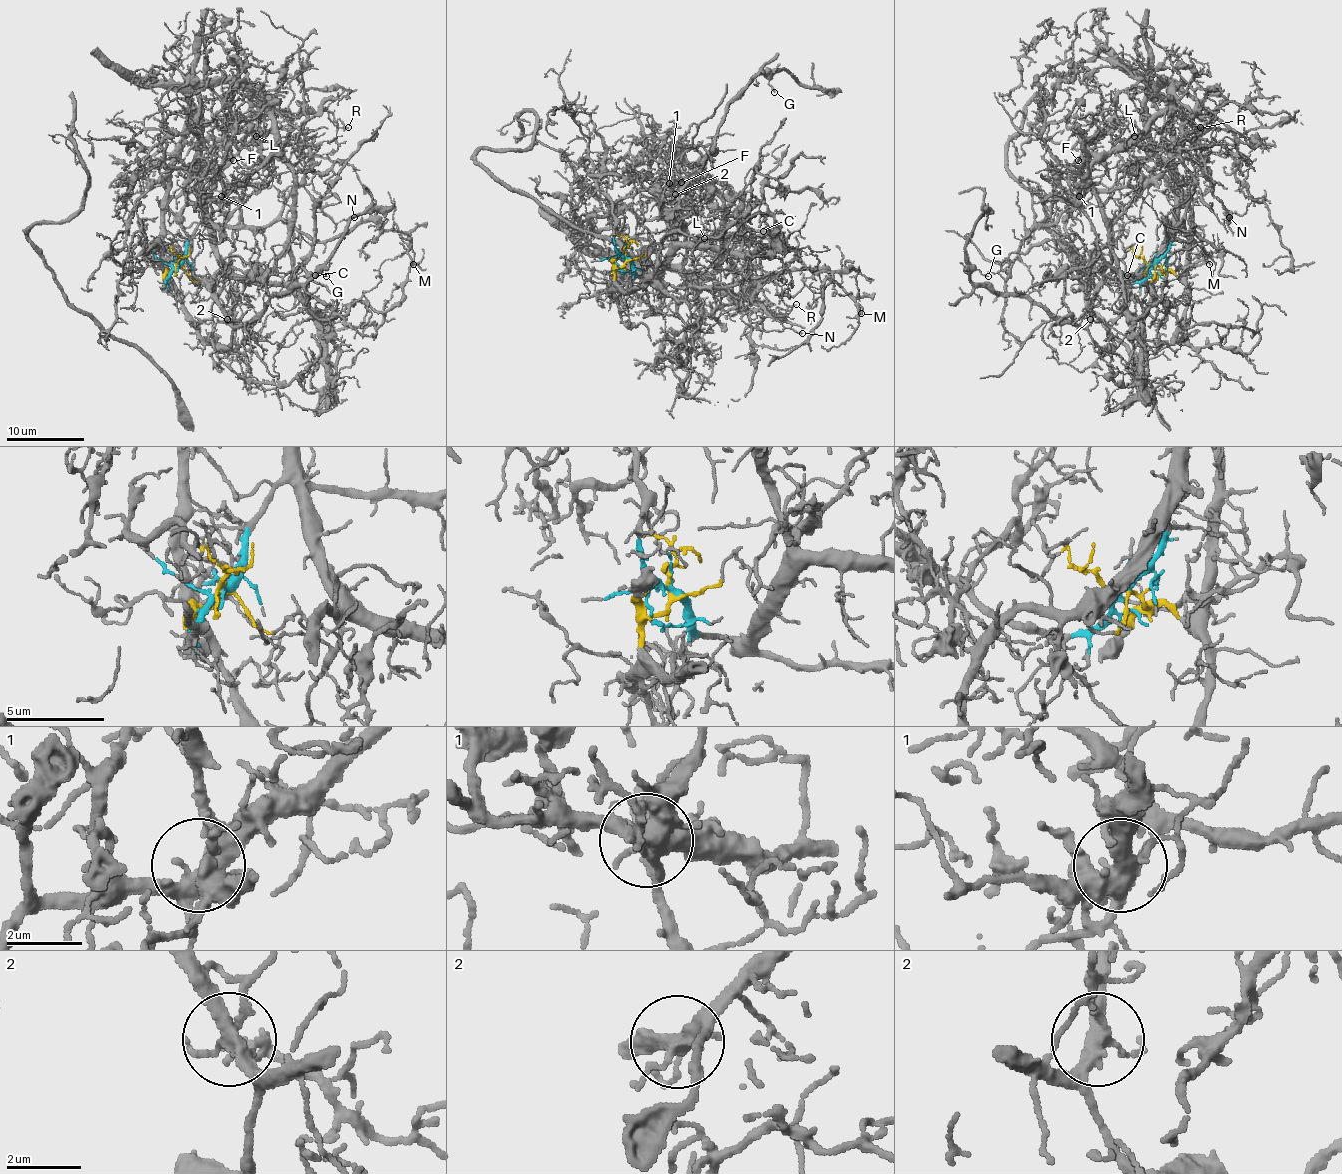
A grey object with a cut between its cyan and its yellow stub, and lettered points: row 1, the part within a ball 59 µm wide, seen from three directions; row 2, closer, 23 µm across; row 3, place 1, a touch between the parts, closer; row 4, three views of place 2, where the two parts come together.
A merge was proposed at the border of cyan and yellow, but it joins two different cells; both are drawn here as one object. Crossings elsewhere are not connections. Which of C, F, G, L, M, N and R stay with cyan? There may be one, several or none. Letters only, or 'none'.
C, G, M, N, R

